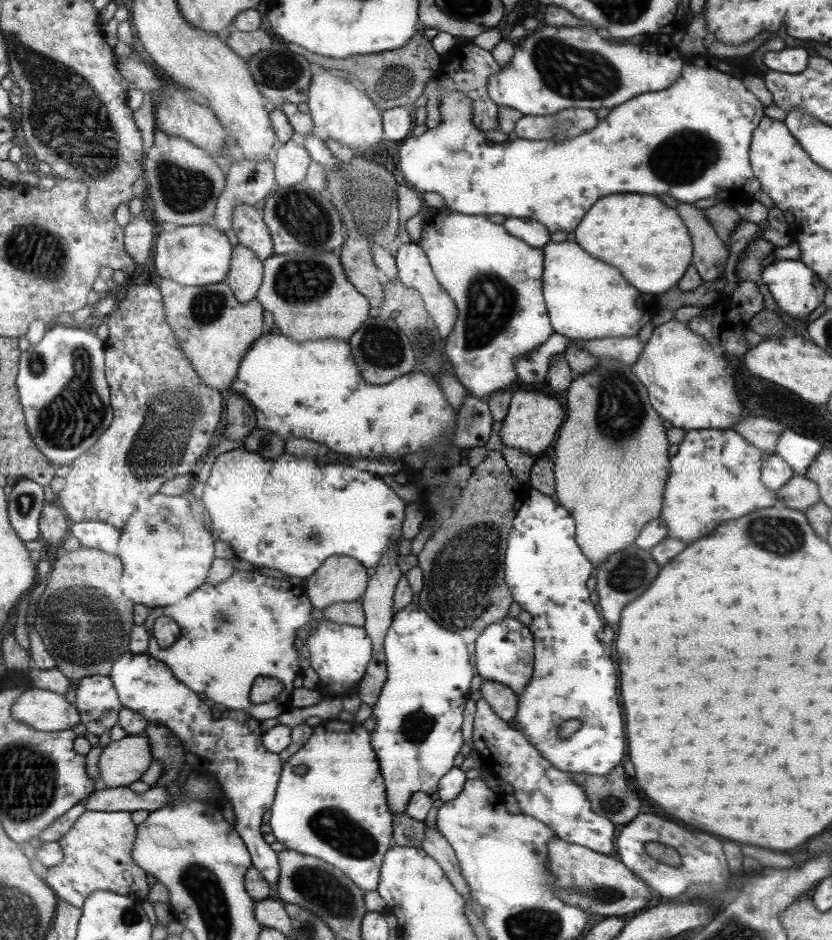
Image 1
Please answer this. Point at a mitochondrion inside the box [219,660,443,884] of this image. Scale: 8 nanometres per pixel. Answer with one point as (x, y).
(338, 829)

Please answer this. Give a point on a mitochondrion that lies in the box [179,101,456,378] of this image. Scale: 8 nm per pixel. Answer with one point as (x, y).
(366, 193)

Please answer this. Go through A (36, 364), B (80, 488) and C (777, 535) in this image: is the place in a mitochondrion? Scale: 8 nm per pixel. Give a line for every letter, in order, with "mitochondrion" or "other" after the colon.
A: mitochondrion
B: other
C: mitochondrion

